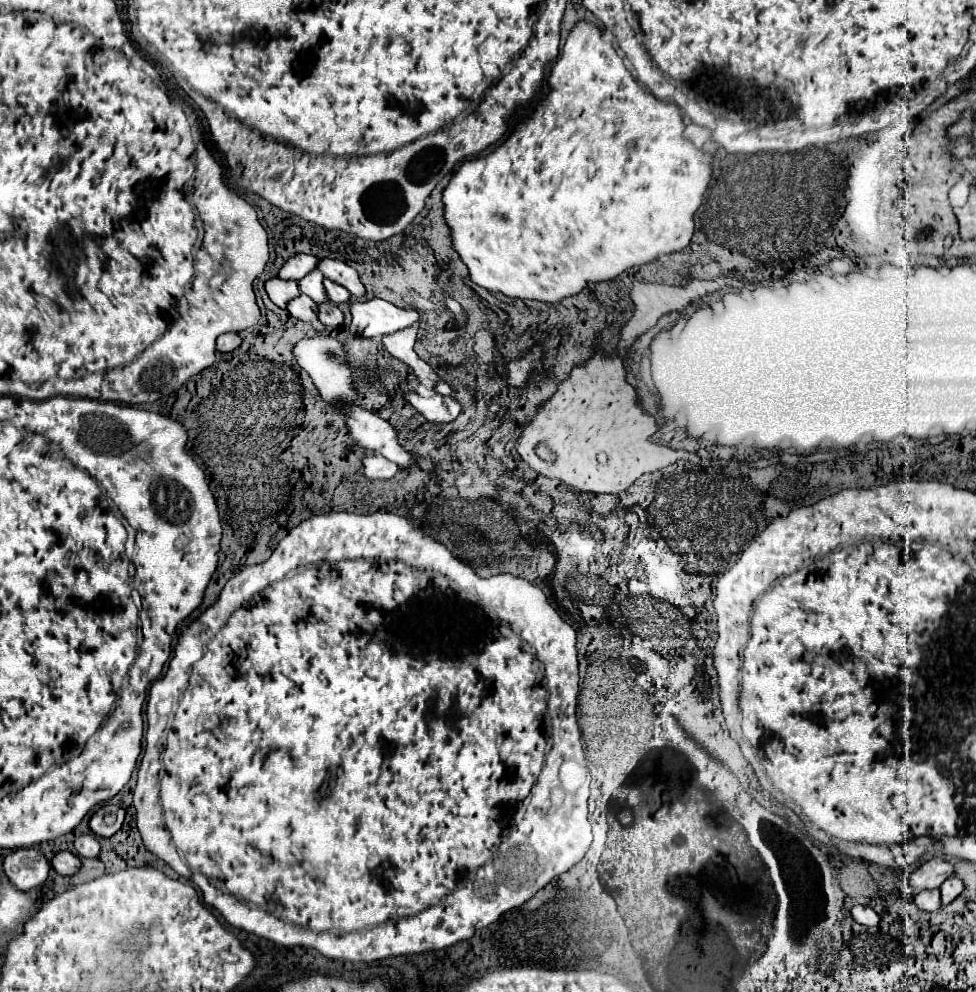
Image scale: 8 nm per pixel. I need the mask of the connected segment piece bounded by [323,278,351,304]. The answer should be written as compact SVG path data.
M325 278L325 280L323 280L323 284L325 284L325 290L327 290L327 294L329 294L331 302L335 302L335 304L349 302L349 298L351 298L351 292L349 292L347 288L343 288L341 284L337 284L337 282L329 280L329 278Z

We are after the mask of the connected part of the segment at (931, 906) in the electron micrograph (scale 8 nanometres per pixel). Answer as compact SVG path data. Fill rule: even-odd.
M925 890L925 892L919 892L915 894L915 904L917 908L925 910L925 912L935 912L941 908L941 896L939 896L939 890Z

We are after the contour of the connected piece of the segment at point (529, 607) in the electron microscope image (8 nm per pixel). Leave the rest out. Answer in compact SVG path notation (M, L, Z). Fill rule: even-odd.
M335 512L335 514L319 514L319 516L313 516L313 518L309 518L309 520L305 520L305 522L301 522L301 524L299 524L299 526L295 526L295 528L293 528L293 530L291 530L291 532L289 532L289 534L287 534L287 536L285 536L285 538L283 538L283 540L281 540L281 542L279 542L279 546L277 546L277 548L275 548L275 552L273 552L273 554L271 554L271 558L269 558L269 560L265 560L265 562L261 562L261 564L253 564L253 566L247 566L247 568L243 568L243 570L241 570L241 572L239 572L239 574L235 574L235 576L233 576L233 578L231 578L231 580L229 580L229 582L227 582L227 584L225 584L225 588L223 588L223 590L221 590L221 594L219 594L219 598L217 598L217 600L215 600L215 602L213 602L213 604L211 604L211 606L209 606L209 608L207 608L207 610L205 610L205 612L203 612L203 614L201 614L201 616L199 616L199 618L197 618L197 620L193 620L193 622L189 622L189 624L187 624L187 626L183 626L183 628L181 628L181 634L179 634L179 638L177 638L177 644L175 644L175 650L173 650L173 658L171 658L171 662L169 662L169 668L167 668L167 676L165 676L165 678L161 678L161 680L155 680L155 682L153 682L153 684L151 684L151 688L149 688L149 698L147 698L147 710L145 710L145 714L147 714L147 732L145 732L145 738L147 738L147 748L145 748L145 754L143 754L143 760L141 760L141 768L139 768L139 778L137 778L137 786L135 786L135 792L133 792L133 806L135 806L135 810L137 810L137 814L135 814L135 816L137 816L137 818L135 818L135 822L137 822L137 830L139 830L139 832L141 832L141 838L143 838L143 844L145 844L145 848L147 848L147 850L149 850L149 852L153 852L153 854L155 854L155 856L157 856L157 858L161 858L161 860L165 860L165 862L167 862L167 864L169 864L169 866L171 866L171 868L173 868L173 870L175 870L175 872L177 872L177 874L179 874L179 876L183 876L183 878L187 878L187 880L191 880L191 882L193 882L193 884L197 884L197 886L199 886L199 890L201 890L201 892L203 892L203 902L205 902L205 904L207 904L207 906L211 906L211 908L215 908L215 910L219 910L219 914L221 914L221 916L223 916L223 918L225 918L225 920L227 920L227 922L229 922L229 924L231 924L231 926L235 926L235 928L241 928L241 930L245 930L245 932L247 932L247 933L249 933L249 934L251 934L251 933L252 933L252 934L255 934L255 935L257 935L257 936L258 936L258 937L260 937L260 938L264 938L264 939L265 939L265 940L271 940L271 942L275 942L275 944L279 944L279 946L287 946L287 948L291 948L291 946L303 946L303 948L313 948L313 950L319 950L319 952L321 952L321 954L323 954L323 956L327 956L327 958L335 958L335 960L349 960L349 962L375 962L375 960L383 960L383 958L389 958L389 956L403 956L403 954L417 954L417 952L425 952L425 950L441 950L441 948L447 948L447 946L451 946L451 944L457 944L457 942L461 942L461 940L467 940L467 938L471 938L471 936L473 936L473 934L475 934L475 932L477 932L477 930L481 930L481 928L485 928L485 926L489 926L489 924L491 924L491 922L495 922L495 920L497 920L497 918L499 918L499 916L501 916L501 914L505 914L505 912L507 912L507 910L511 910L511 908L517 908L517 906L521 906L521 904L523 904L523 902L527 902L527 900L529 900L529 898L531 898L531 896L533 896L533 894L535 894L535 892L537 892L537 890L541 890L541 888L543 888L543 886L545 886L545 884L547 884L547 882L551 882L551 880L553 880L553 878L555 878L555 876L559 876L559 874L563 874L563 872L567 872L567 870L569 870L569 868L571 868L571 866L575 866L575 864L577 864L577 862L579 862L579 860L581 860L581 858L583 858L583 856L585 856L585 852L587 852L587 848L589 848L589 846L591 846L591 842L593 842L593 834L591 834L591 824L589 824L589 820L587 820L587 818L585 818L585 814L587 814L587 806L583 806L583 802L585 802L585 800L587 800L587 792L583 792L583 790L587 790L587 786L583 786L583 788L581 788L581 792L577 792L577 794L571 794L571 796L573 796L573 804L571 804L571 802L569 802L569 798L571 798L571 796L567 796L567 798L565 798L565 802L563 802L563 804L561 804L561 806L559 806L559 808L557 808L557 810L555 810L555 812L551 812L551 810L549 810L549 806L551 806L551 798L549 798L549 792L551 792L551 788L555 788L555 786L557 786L557 782L559 782L559 766L561 766L561 764L563 764L563 762L565 762L565 760L577 760L577 762L579 762L579 764L583 764L583 762L585 762L585 754L583 754L583 746L581 746L581 732L579 732L579 722L577 722L577 715L575 715L575 714L577 714L577 706L579 706L579 670L578 670L578 660L577 660L577 649L576 649L576 641L577 641L577 640L576 640L576 636L575 636L575 630L573 630L573 628L571 628L571 626L569 626L569 624L565 624L565 622L563 622L563 620L561 620L561 618L559 618L559 614L557 614L557 612L555 612L555 610L553 610L553 608L551 608L551 604L549 604L549 602L547 602L547 598L545 598L545 594L543 594L543 590L541 590L541 588L537 588L537 586L535 586L535 584L531 584L531 582L527 582L527 580L523 580L523 578L517 578L517 576L513 576L513 574L497 574L497 576L491 576L491 578L487 578L487 580L485 580L485 578L479 578L479 576L477 576L477 574L475 574L475 572L473 572L473 570L471 570L471 568L469 568L469 566L465 566L465 564L463 564L463 562L459 562L459 560L457 560L457 558L453 558L453 556L451 556L451 552L449 552L449 550L447 550L447 548L445 548L445 546L443 546L443 544L439 544L439 542L435 542L435 540L433 540L433 538L429 538L429 536L425 536L425 534L421 534L421 532L419 532L419 530L415 530L415 528L413 528L413 526L411 526L411 522L409 522L409 520L407 520L407 518L403 518L403 516L397 516L397 514L389 514L389 512L375 512L375 514L369 514L369 516L359 516L359 514L349 514L349 512ZM541 668L545 668L545 684L541 684ZM161 704L165 704L165 710L163 710L163 712L159 712L159 706L161 706ZM547 708L549 708L549 716L551 716L551 738L553 738L553 748L551 748L551 752L549 752L549 754L547 754L547 760L545 760L545 766L543 766L543 770L541 770L541 764L543 764L543 750L545 750L545 740L543 740L543 732L541 732L541 724L543 724L543 718L545 718L545 714L547 714ZM529 790L531 790L531 804L529 804L529 808L527 808L527 814L525 814L525 818L523 818L523 822L521 822L521 824L518 824L518 825L515 825L515 826L514 826L514 827L513 827L513 828L512 828L512 830L510 830L510 831L511 831L511 832L510 832L510 831L509 831L509 828L511 828L511 826L513 826L513 816L515 816L515 812L517 812L517 808L519 808L519 804L521 804L521 802L523 802L523 798L525 798L525 796L527 796L527 794L529 794ZM507 854L509 854L509 856L519 856L519 858L521 858L521 862L523 862L523 860L525 860L525 862L527 862L527 864L521 864L521 872L519 872L519 868L513 868L513 876L509 876L509 874L503 874L503 862L505 862L505 856L507 856Z

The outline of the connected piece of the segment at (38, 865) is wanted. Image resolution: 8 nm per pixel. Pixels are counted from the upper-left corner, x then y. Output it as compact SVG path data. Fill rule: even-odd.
M19 848L3 862L5 874L19 890L31 890L43 884L49 876L49 862L35 848Z

